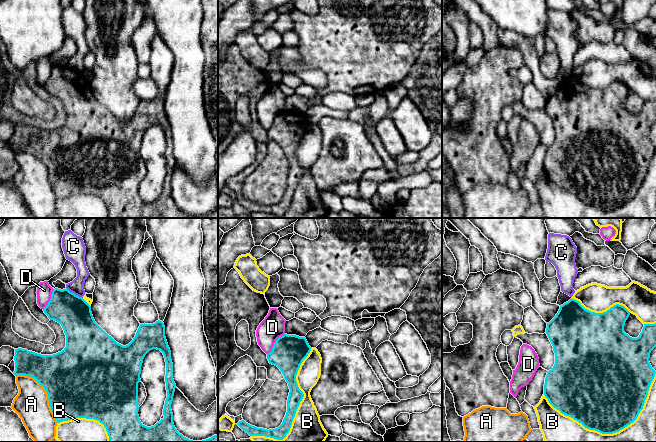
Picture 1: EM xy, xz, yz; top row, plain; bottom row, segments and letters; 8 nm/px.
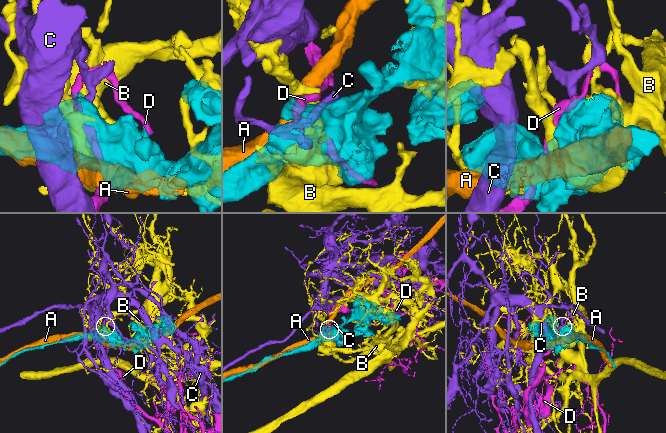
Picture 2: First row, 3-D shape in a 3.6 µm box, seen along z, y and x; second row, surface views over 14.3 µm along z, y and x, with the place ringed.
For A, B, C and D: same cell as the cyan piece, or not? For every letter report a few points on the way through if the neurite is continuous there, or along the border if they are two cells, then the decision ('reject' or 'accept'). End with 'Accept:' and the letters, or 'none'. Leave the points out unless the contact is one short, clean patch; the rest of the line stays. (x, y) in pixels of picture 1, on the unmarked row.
A: reject
B: reject
C: along xy (66, 63), (82, 74) | reject
D: along xz (284, 109), (276, 116), (272, 125), (267, 130) | reject
Accept: none

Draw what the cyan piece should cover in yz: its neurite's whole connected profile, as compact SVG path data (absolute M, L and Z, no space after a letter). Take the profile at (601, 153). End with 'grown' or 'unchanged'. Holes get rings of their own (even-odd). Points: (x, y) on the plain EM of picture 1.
M571 74L547 99L546 110L553 122L555 140L547 148L544 171L562 190L602 210L619 208L637 195L656 149L649 138L650 129L656 123L656 99L644 100L640 111L632 114L624 108L629 91L630 88L619 80L603 89L591 88Z | unchanged

